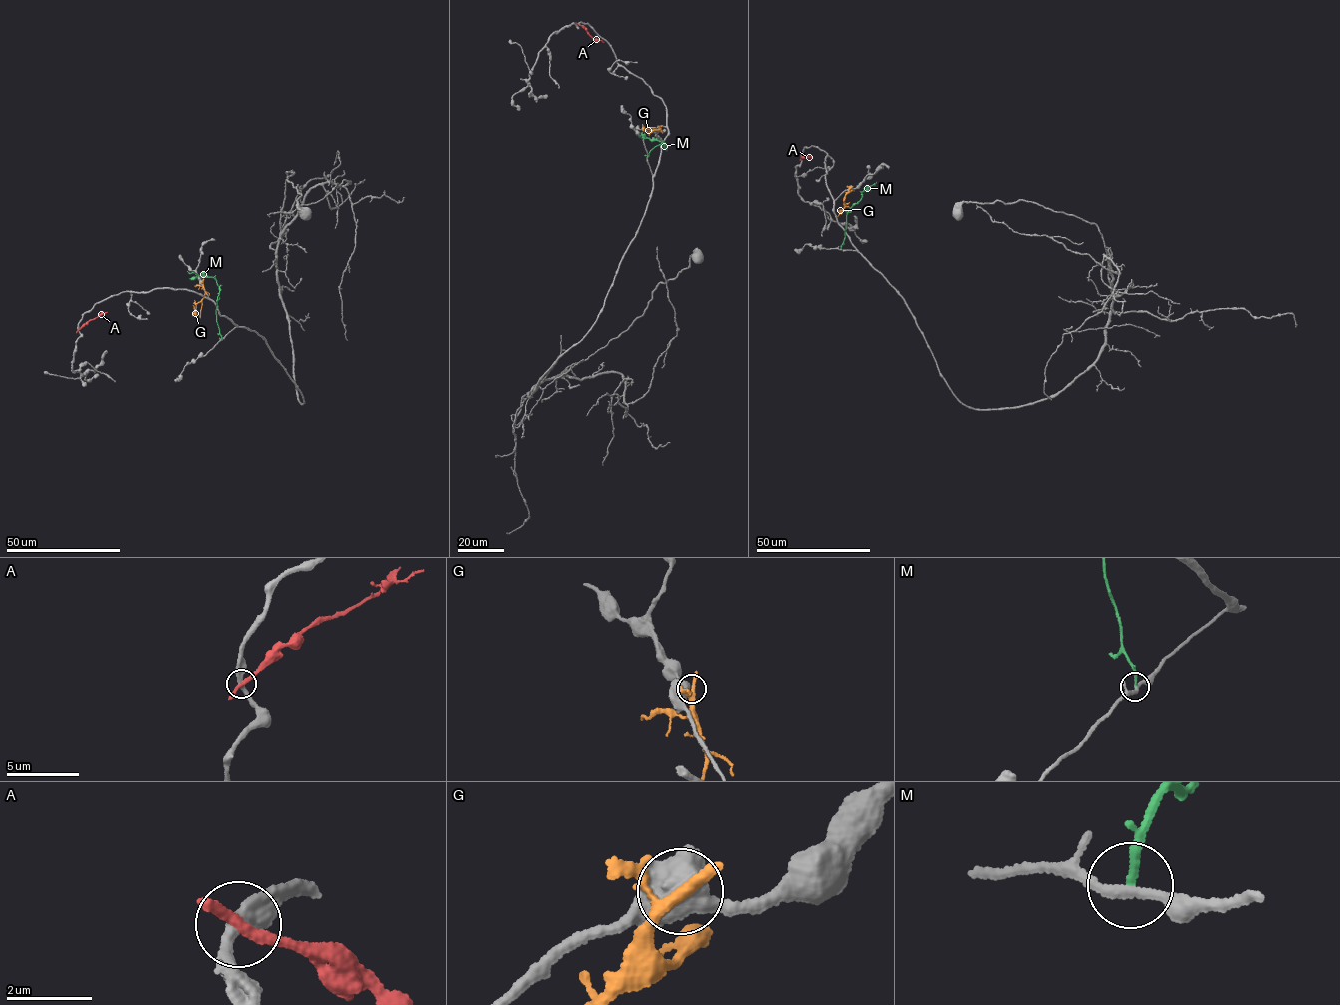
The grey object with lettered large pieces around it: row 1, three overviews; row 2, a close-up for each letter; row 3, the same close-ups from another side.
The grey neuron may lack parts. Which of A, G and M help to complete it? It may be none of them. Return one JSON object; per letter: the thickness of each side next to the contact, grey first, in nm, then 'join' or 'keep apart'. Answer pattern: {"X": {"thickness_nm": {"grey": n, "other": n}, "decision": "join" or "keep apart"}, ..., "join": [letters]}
{"A": {"thickness_nm": {"grey": 320, "other": 240}, "decision": "keep apart"}, "G": {"thickness_nm": {"grey": 500, "other": 200}, "decision": "keep apart"}, "M": {"thickness_nm": {"grey": 220, "other": 190}, "decision": "keep apart"}, "join": []}

